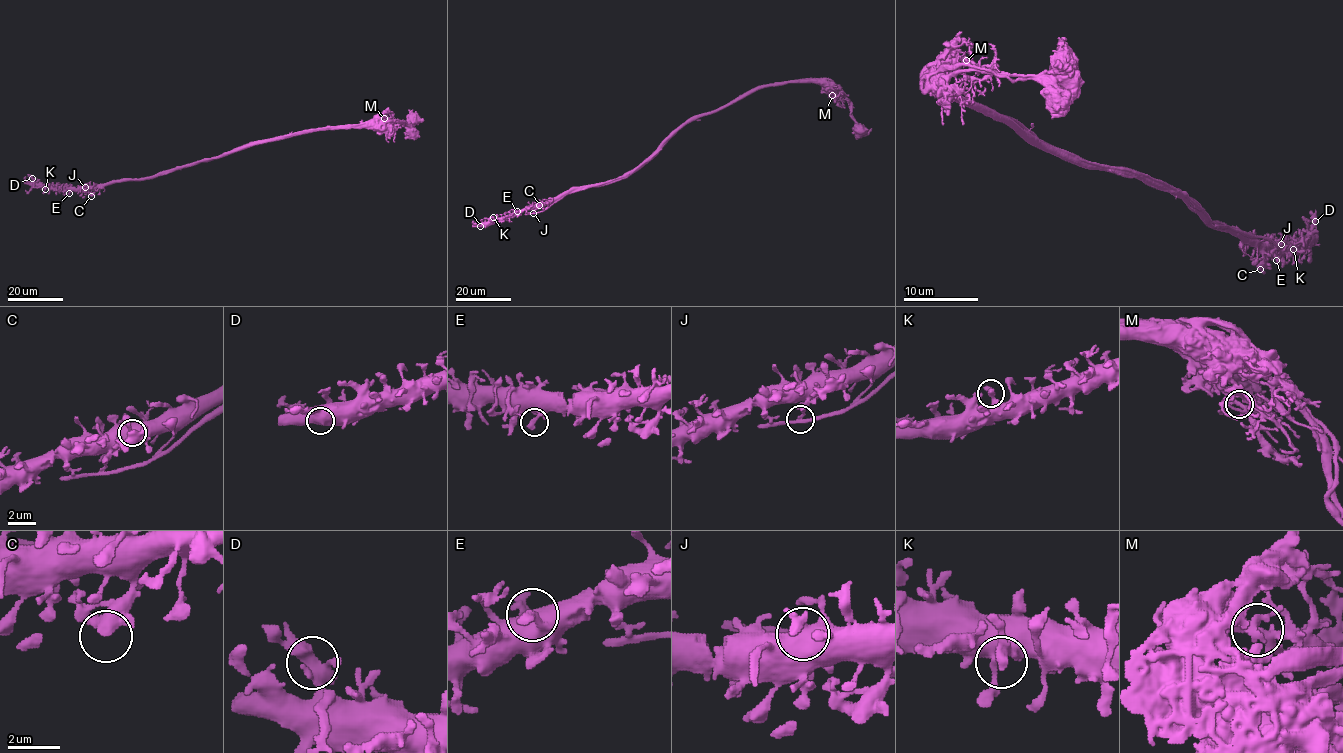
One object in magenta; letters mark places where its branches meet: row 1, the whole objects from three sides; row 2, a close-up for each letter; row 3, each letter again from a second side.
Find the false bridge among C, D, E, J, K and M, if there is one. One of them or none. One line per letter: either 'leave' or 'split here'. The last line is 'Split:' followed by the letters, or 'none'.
C: leave
D: leave
E: leave
J: split here
K: leave
M: leave
Split: J

